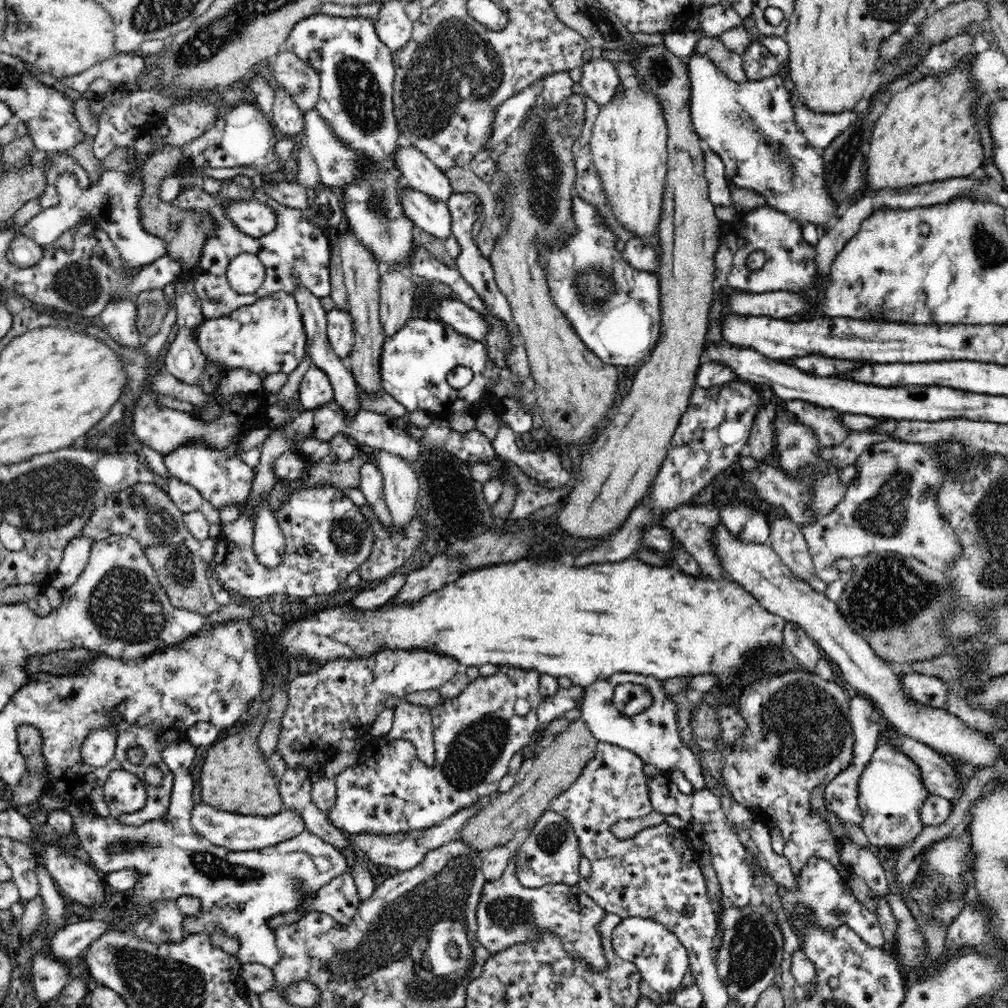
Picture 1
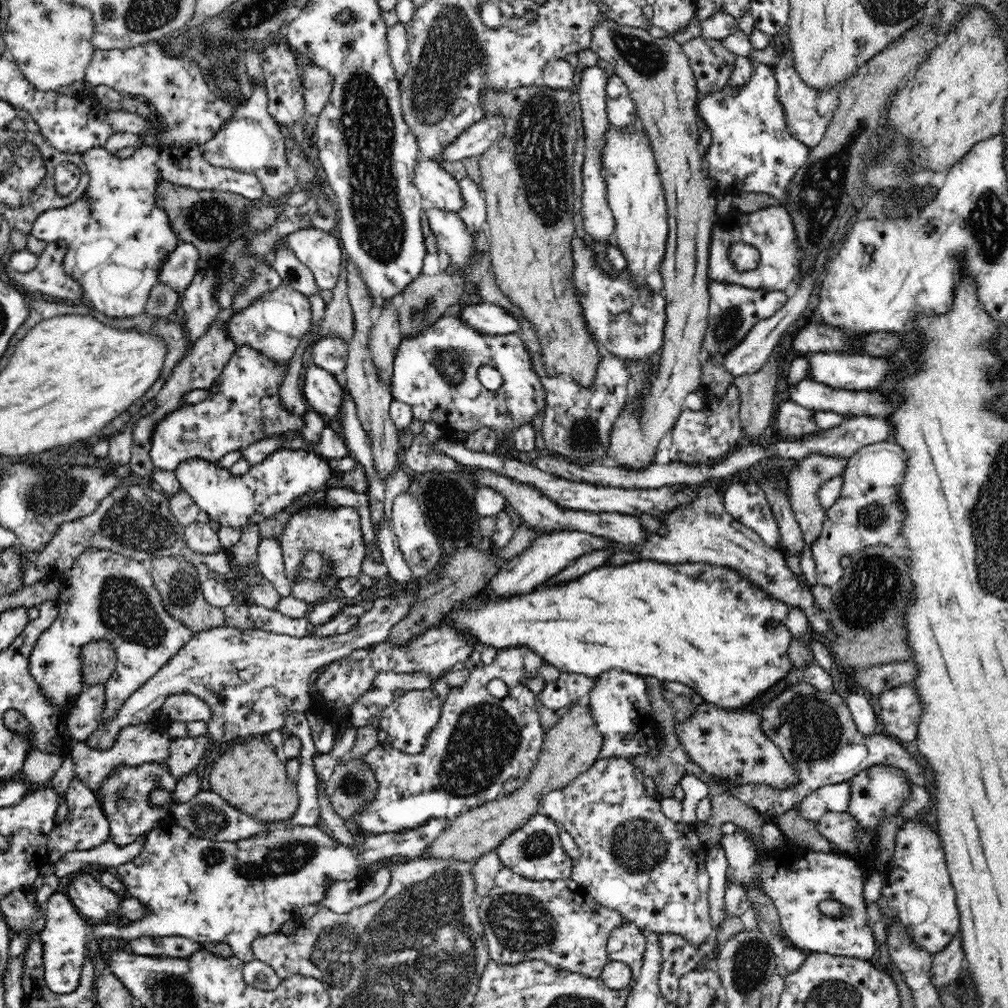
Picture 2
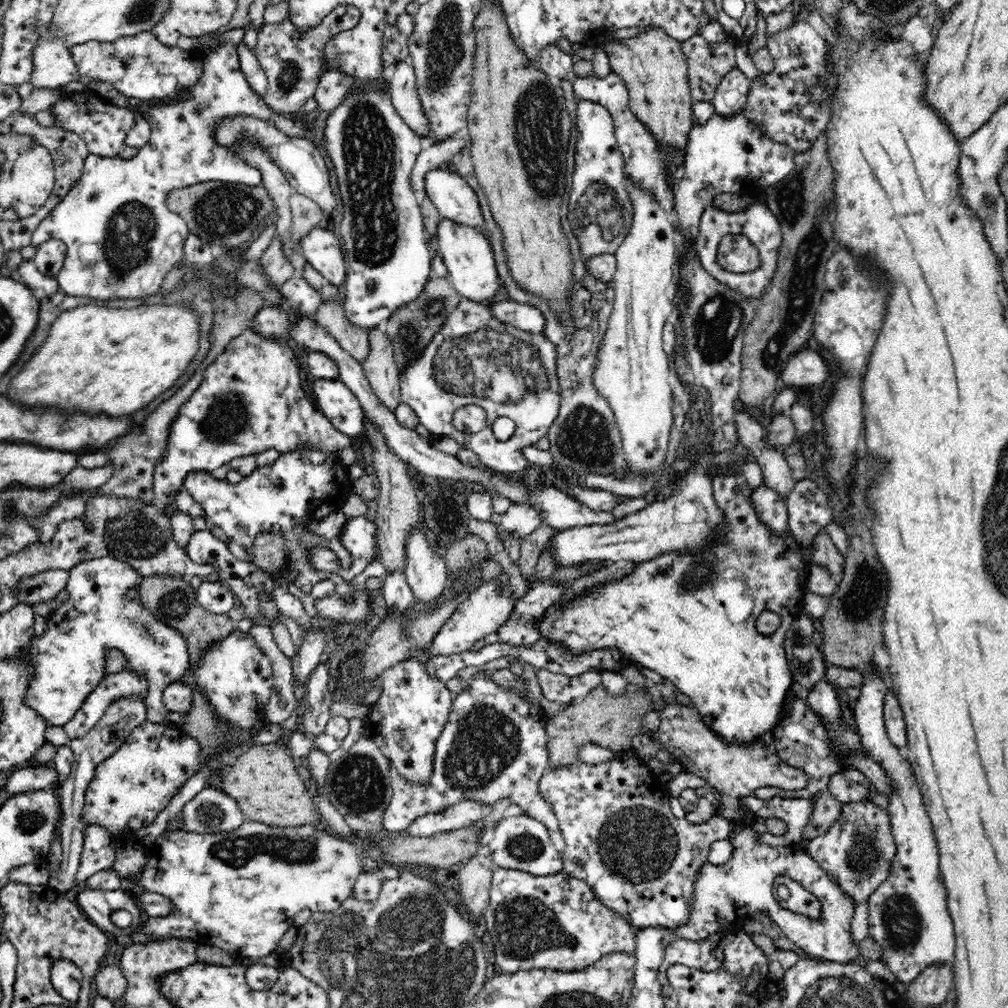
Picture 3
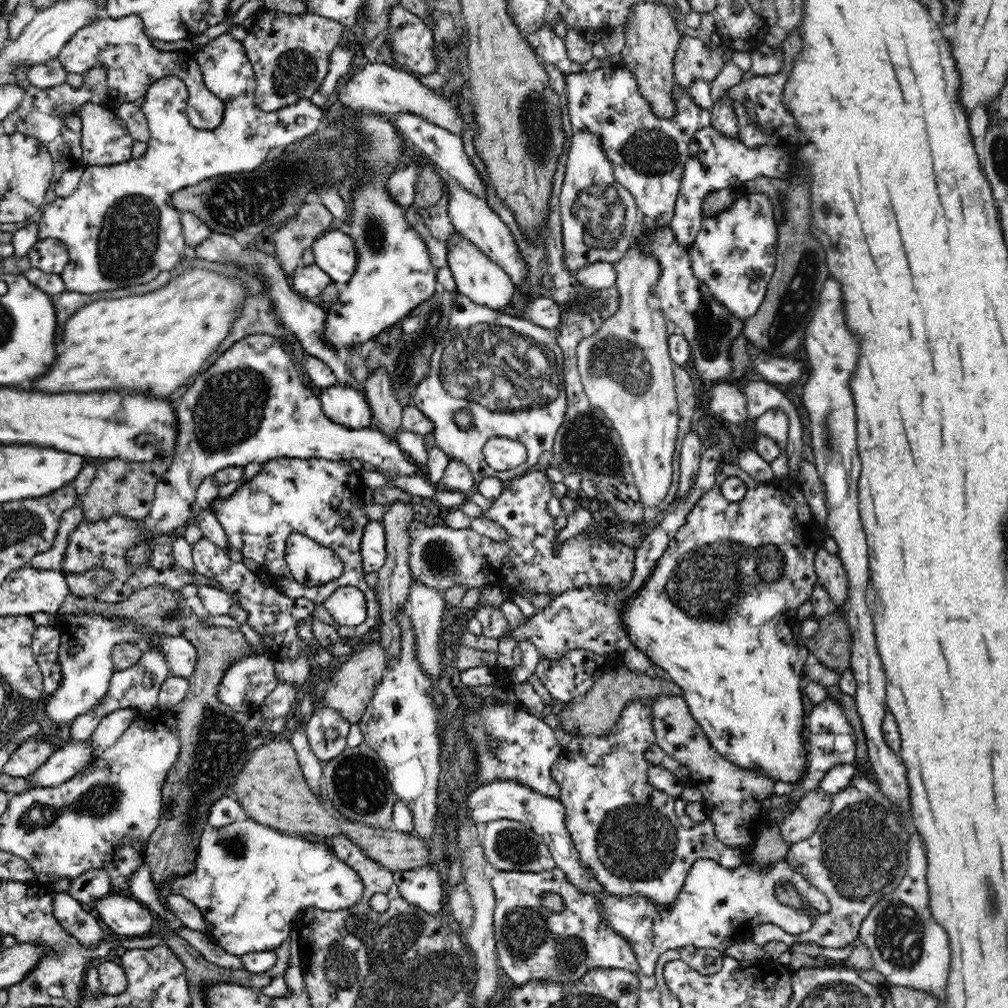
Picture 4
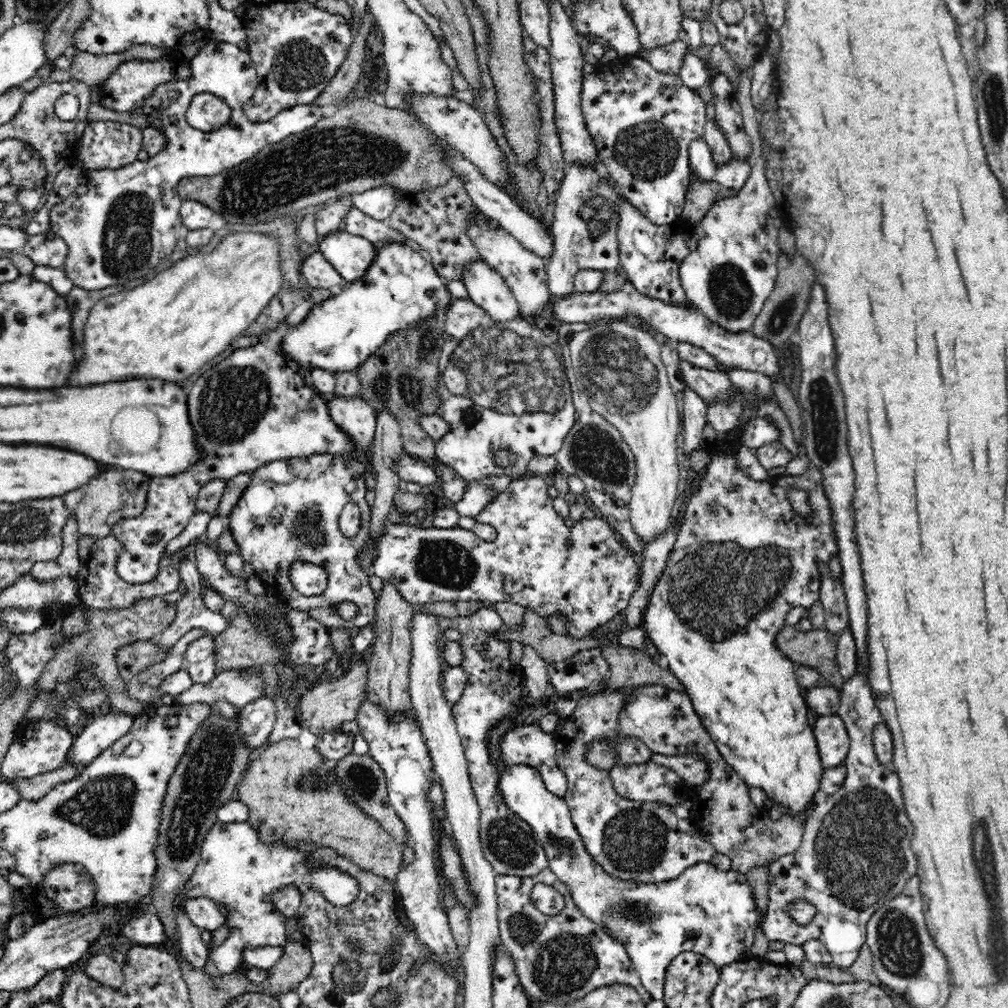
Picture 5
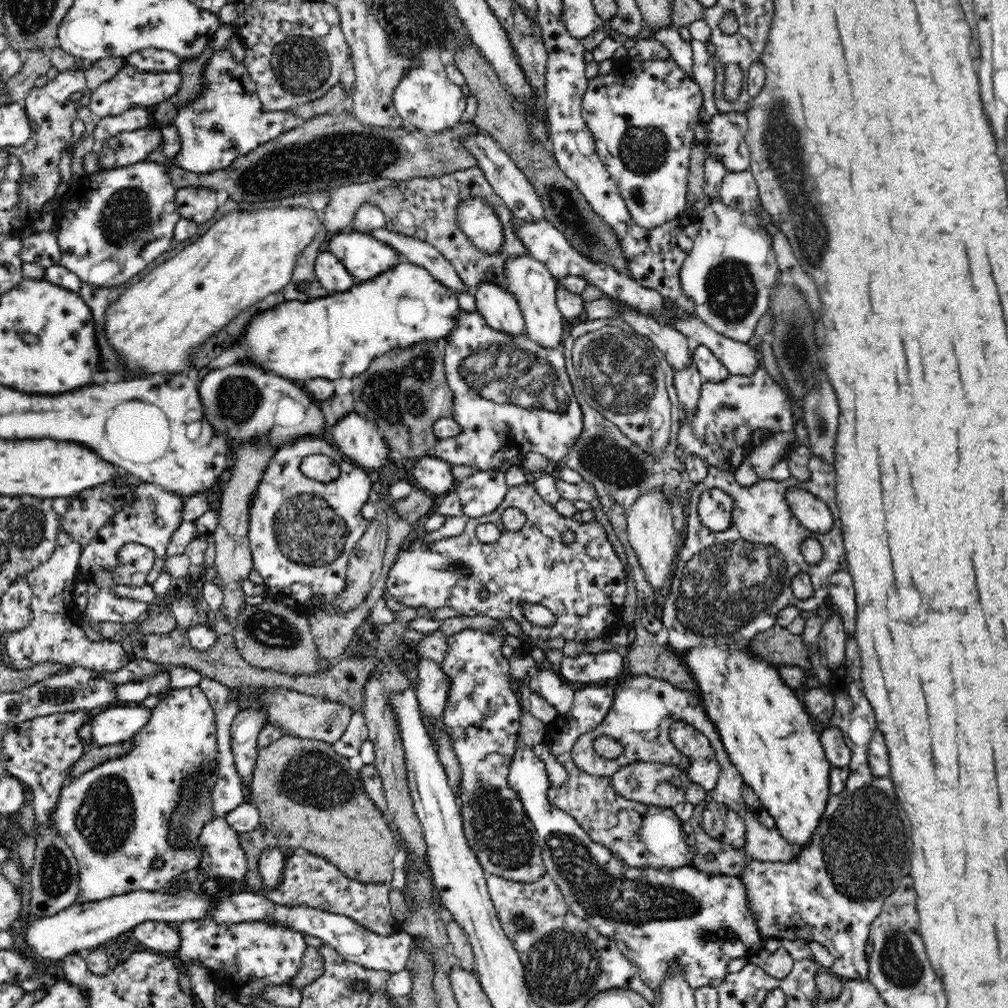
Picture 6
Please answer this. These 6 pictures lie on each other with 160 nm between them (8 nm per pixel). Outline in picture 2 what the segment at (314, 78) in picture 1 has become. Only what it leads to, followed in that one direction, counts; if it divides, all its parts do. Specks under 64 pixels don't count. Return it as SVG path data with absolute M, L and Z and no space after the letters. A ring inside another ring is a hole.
M309 62L301 66L303 99L307 117L317 118L330 98L333 82L328 70Z

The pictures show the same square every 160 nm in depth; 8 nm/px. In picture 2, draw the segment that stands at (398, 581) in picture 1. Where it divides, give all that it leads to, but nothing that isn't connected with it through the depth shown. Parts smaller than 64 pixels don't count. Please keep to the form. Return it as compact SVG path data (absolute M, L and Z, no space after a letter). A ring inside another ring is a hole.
M359 602L358 604L348 606L344 610L340 610L326 624L311 626L309 634L318 637L346 634L370 610L371 606L371 602Z

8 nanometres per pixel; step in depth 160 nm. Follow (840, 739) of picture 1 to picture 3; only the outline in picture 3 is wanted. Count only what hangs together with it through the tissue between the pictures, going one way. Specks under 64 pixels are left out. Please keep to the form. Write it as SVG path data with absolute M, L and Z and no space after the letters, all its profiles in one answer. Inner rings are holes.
M797 696L790 698L787 709L785 710L784 719L781 720L780 724L777 724L777 728L773 734L773 751L777 753L785 764L802 769L802 771L808 775L808 782L804 788L794 790L762 787L752 793L758 798L764 800L766 800L766 798L779 797L810 799L816 792L828 790L828 780L830 780L830 776L852 768L852 765L848 765L848 763L838 763L838 758L834 757L834 751L832 751L830 736L826 733L826 723L824 723L822 717L816 714L816 711L808 705L807 701Z

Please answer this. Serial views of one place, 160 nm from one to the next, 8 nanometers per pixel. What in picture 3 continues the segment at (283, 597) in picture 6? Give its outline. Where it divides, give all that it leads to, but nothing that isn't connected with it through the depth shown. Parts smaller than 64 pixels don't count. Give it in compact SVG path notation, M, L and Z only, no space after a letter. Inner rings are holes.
M306 449L305 451L280 453L280 457L274 461L274 464L270 464L270 466L258 466L256 470L249 476L244 477L238 484L229 484L226 479L215 480L210 472L193 472L185 480L184 487L194 497L196 503L202 507L209 526L215 525L220 527L226 533L229 540L239 544L247 552L251 552L251 548L258 536L264 535L266 532L270 532L271 535L283 536L283 540L286 540L286 548L284 548L286 549L285 564L288 564L290 569L297 570L297 579L294 584L304 593L310 594L317 582L326 579L332 580L335 584L334 592L326 598L322 597L321 599L314 600L317 614L322 622L334 622L338 626L344 625L347 630L350 630L351 627L357 626L360 622L366 620L366 616L368 616L370 610L370 596L368 596L367 592L360 592L354 586L350 585L346 577L343 578L334 573L314 569L310 565L308 555L306 555L310 548L325 546L336 554L342 568L349 569L353 563L351 554L345 549L344 544L342 544L342 536L341 538L332 538L332 540L322 540L320 536L308 532L308 526L312 522L323 521L330 512L342 509L344 502L352 494L352 482L348 482L346 472L347 470L344 470L342 462L332 453L325 453L318 449ZM345 597L352 597L354 602L347 604L344 601Z

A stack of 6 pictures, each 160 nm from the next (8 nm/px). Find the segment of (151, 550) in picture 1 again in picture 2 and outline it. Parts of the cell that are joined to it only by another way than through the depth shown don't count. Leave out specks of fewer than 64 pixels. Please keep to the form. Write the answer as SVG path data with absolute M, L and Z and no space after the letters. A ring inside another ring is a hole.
M158 557L149 562L150 573L154 586L158 589L165 610L190 629L190 632L210 630L211 628L225 626L225 614L220 608L212 607L200 592L202 582L198 579L198 568L182 557Z

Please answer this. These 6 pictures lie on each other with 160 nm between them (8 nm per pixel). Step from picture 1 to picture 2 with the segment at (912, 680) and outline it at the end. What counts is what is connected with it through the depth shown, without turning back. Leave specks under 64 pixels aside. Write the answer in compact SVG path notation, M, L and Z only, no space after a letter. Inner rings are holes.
M911 683L884 691L874 701L886 734L911 747L918 737L918 718L922 712Z

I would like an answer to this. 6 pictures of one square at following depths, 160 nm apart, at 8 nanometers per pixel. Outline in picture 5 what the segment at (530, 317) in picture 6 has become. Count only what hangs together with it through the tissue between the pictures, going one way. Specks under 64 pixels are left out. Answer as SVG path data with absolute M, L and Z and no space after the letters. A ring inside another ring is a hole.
M484 219L482 222L470 222L468 224L468 235L472 237L482 260L494 268L510 287L519 304L521 316L538 316L538 314L542 314L546 310L546 306L553 300L547 283L546 260L524 248L501 225L496 225L495 221Z

